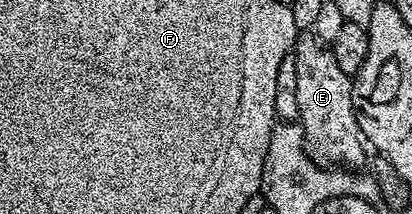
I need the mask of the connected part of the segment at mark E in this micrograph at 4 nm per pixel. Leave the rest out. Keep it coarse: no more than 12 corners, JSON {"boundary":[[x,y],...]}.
{"boundary":[[311,32],[294,39],[307,156],[355,168],[364,139],[352,79]]}

